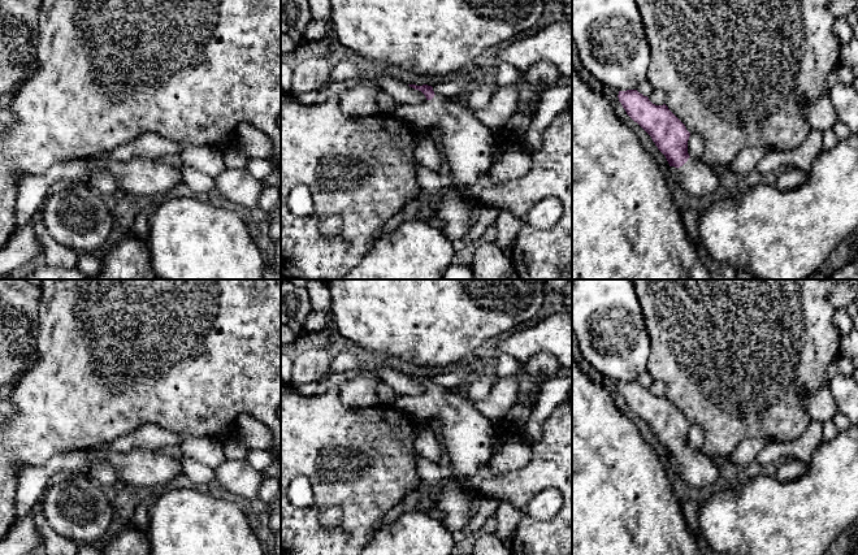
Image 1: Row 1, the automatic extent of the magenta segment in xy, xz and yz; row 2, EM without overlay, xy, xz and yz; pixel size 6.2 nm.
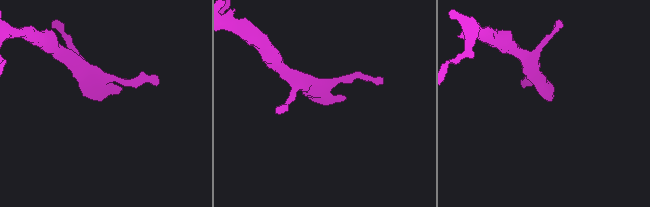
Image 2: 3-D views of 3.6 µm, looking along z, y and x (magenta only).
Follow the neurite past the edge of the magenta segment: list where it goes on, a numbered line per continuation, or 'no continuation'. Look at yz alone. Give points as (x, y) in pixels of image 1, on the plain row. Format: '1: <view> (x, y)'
1: yz (698, 469)

